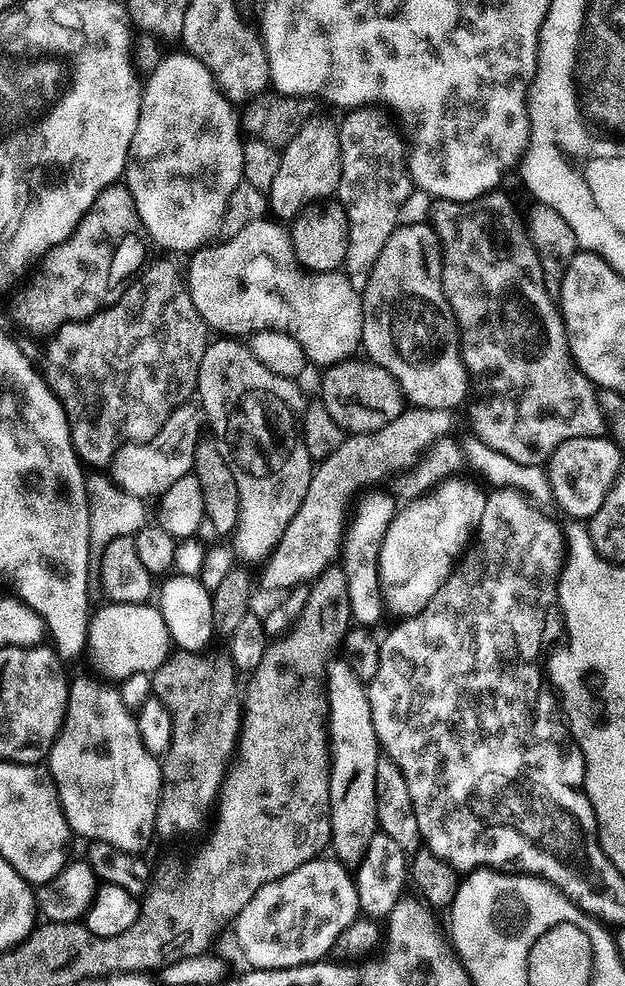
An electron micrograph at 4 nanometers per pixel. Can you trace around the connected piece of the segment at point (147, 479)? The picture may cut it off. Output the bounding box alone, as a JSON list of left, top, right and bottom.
[110,403,202,498]

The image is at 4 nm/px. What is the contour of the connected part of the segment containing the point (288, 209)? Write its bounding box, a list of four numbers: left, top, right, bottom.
[266,120,340,222]

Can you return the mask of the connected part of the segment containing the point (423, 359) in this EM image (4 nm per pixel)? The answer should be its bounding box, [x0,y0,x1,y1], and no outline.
[360,223,470,410]

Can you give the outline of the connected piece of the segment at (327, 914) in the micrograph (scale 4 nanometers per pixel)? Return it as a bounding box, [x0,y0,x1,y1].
[234,858,361,969]

